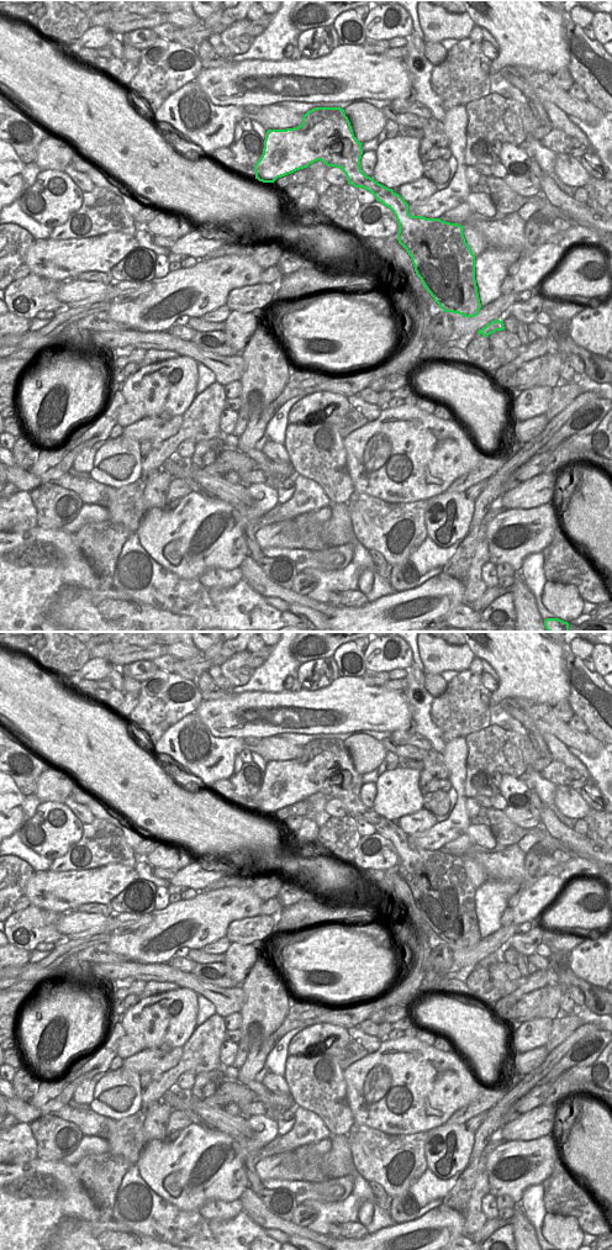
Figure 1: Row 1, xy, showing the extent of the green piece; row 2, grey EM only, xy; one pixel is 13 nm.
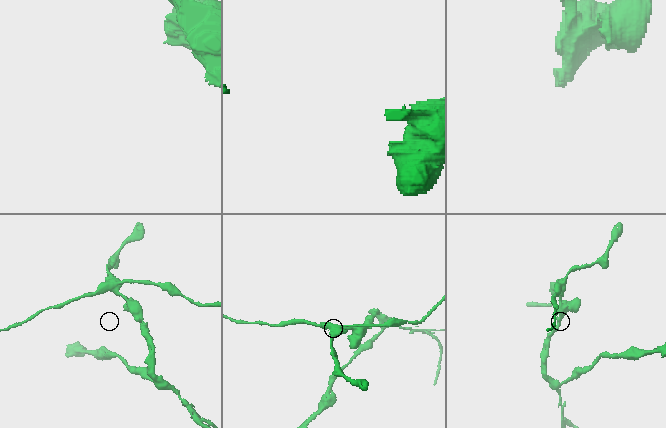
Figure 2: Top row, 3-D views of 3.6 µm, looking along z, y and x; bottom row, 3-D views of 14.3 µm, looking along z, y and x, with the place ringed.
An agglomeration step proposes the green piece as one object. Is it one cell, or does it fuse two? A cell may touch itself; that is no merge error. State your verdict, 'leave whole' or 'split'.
split

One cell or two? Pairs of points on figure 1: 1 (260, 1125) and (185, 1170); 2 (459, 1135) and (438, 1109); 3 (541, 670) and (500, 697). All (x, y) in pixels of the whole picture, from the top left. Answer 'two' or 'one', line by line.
1: one
2: two
3: one

